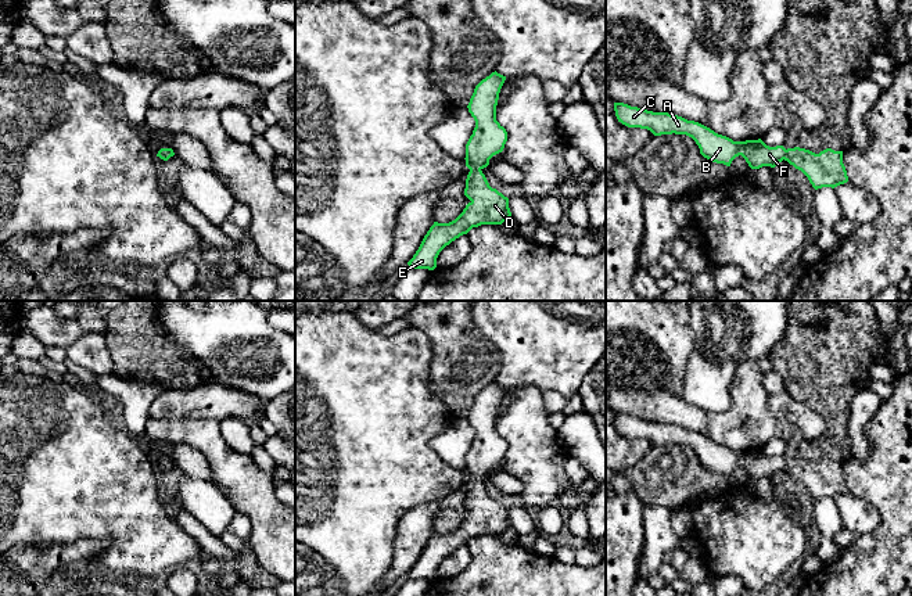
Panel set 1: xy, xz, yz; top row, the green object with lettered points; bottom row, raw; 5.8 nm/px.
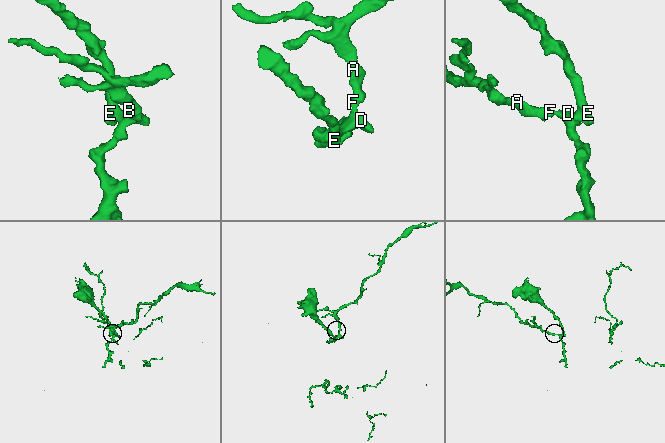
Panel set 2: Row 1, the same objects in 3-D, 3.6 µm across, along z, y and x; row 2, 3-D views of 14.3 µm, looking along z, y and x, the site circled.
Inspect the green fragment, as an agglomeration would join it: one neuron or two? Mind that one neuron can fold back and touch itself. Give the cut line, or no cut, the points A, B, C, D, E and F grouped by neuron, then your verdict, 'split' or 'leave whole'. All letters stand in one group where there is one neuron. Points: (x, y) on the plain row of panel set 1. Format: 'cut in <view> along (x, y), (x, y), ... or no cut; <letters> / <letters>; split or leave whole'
no cut; A B C D E F; leave whole

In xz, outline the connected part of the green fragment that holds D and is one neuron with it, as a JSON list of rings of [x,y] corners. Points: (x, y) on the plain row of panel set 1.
[[[492,383],[474,399],[467,416],[475,431],[475,438],[466,455],[466,477],[470,480],[466,489],[464,506],[470,510],[463,523],[449,534],[430,538],[419,560],[407,572],[407,579],[437,578],[439,563],[452,552],[467,545],[481,535],[502,535],[511,527],[509,509],[492,499],[482,484],[489,470],[502,463],[507,452],[506,439],[496,431],[496,416],[506,387]]]

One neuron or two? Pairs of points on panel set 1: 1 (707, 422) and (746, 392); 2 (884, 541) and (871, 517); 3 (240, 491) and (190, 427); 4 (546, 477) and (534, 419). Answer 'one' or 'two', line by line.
1: one
2: two
3: one
4: one

